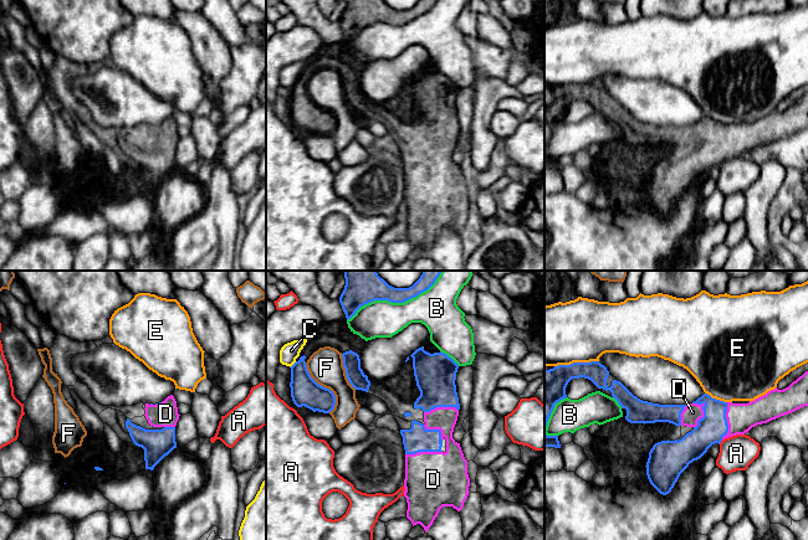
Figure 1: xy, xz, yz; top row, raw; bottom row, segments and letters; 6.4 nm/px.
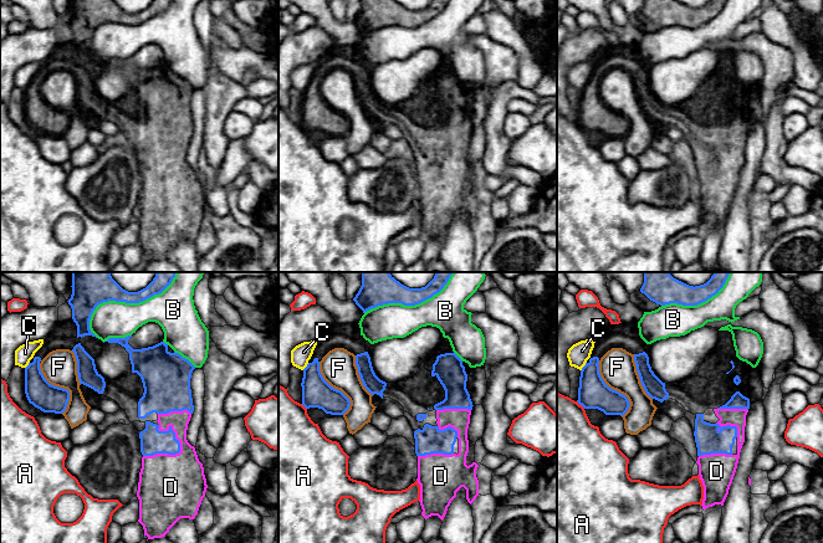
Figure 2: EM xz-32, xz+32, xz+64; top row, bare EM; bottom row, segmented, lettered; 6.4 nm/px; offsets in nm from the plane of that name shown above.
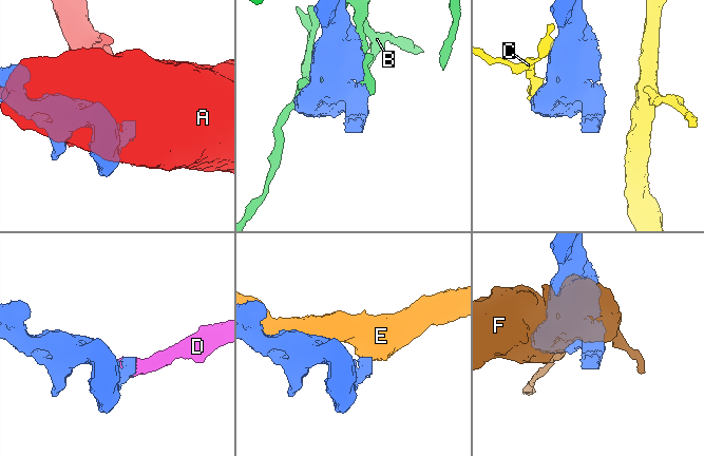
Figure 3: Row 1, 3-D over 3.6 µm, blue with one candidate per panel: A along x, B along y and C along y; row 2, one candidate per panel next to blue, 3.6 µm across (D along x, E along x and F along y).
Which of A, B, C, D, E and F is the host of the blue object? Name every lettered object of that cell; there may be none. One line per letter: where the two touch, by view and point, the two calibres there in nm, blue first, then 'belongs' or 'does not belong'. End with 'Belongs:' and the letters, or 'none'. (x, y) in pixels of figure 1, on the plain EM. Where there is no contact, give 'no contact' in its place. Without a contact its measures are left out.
A: yz (720, 164) | 190/220 nm | does not belong
B: xz (392, 24) | 190/240 nm | does not belong
C: xz (293, 86) | 190/120 nm | does not belong
D: yz (704, 138) | 190/120 nm | belongs
E: yz (576, 85) | 240/420 nm | does not belong
F: xz (325, 109) | 190/220 nm | does not belong
Belongs: D

